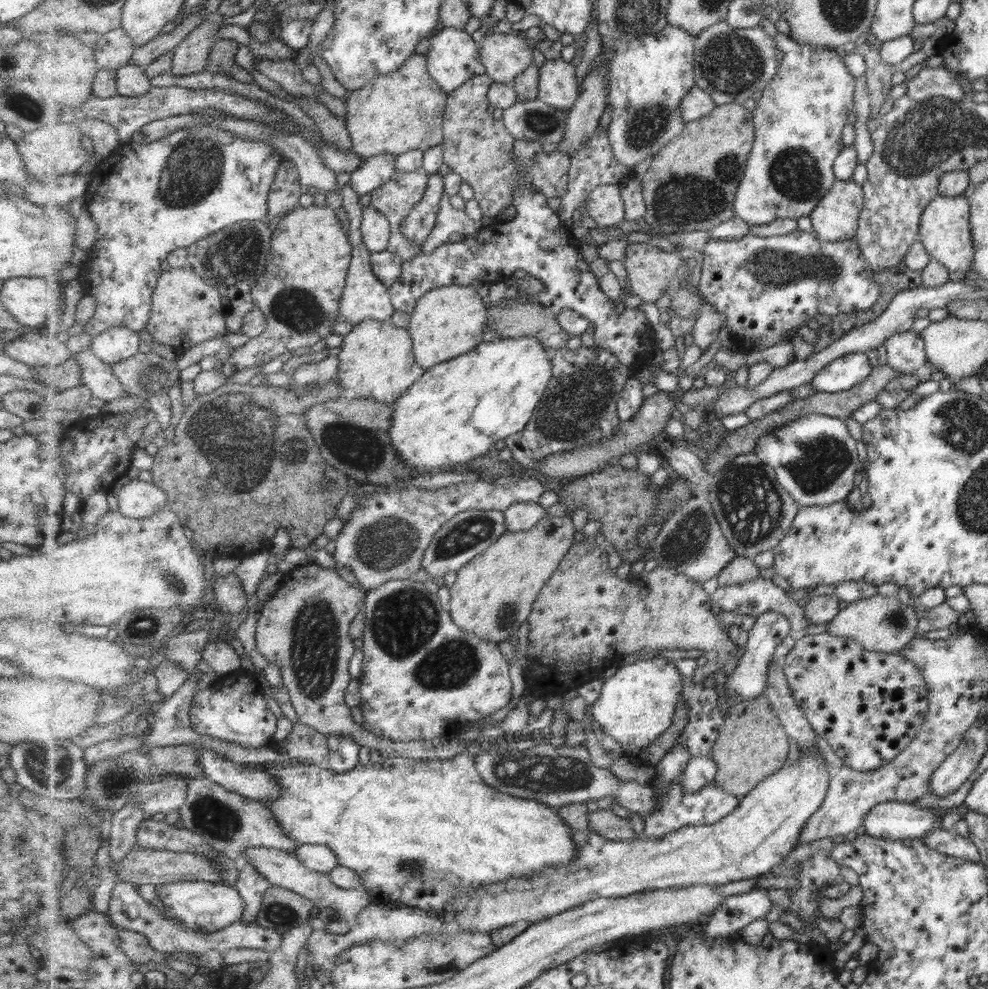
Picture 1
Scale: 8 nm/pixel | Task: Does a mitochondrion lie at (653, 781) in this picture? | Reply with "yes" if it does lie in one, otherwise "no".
no

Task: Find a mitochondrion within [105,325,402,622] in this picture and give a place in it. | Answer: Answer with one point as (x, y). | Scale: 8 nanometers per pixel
(235, 442)

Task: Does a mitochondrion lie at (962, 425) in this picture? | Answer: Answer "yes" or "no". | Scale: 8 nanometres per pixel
yes

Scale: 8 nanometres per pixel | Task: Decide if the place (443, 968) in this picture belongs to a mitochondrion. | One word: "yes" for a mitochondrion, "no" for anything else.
yes

